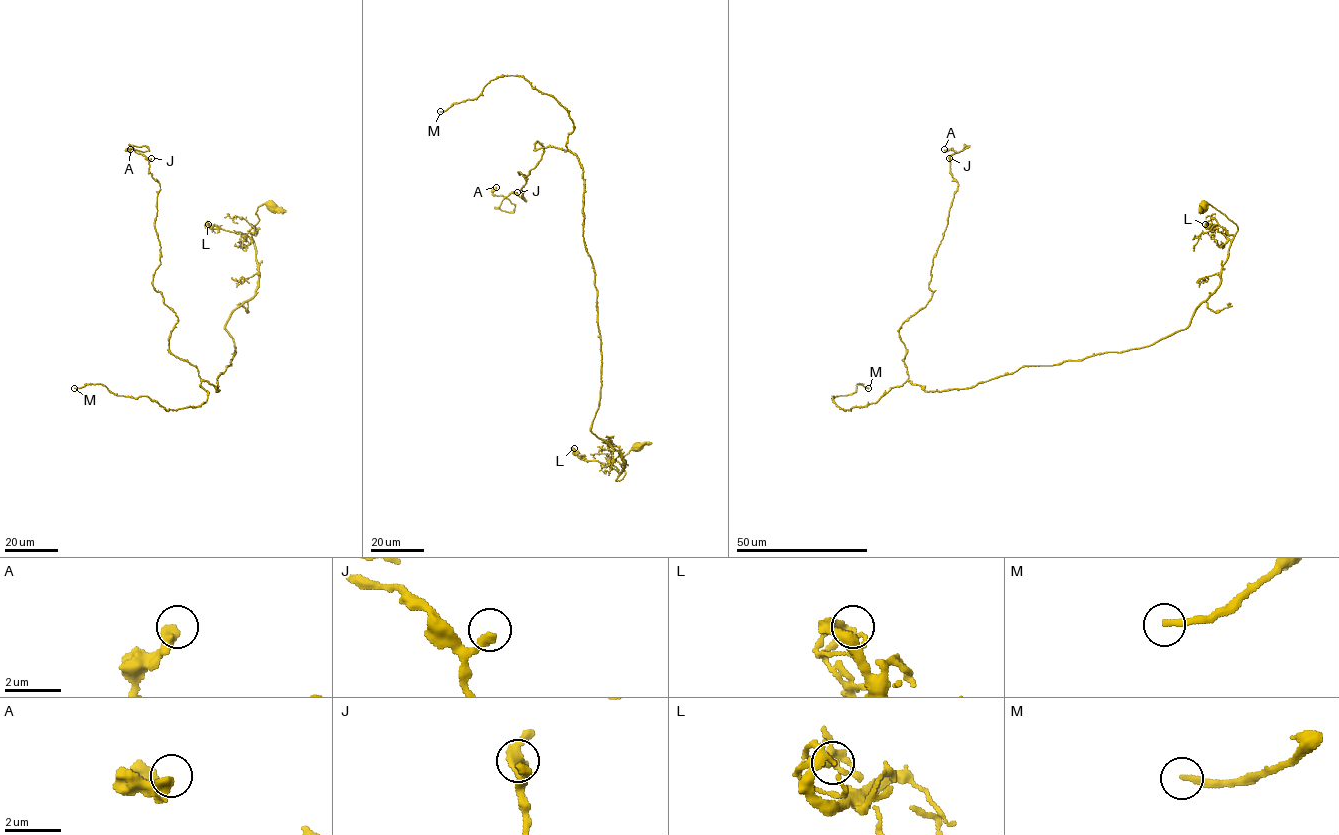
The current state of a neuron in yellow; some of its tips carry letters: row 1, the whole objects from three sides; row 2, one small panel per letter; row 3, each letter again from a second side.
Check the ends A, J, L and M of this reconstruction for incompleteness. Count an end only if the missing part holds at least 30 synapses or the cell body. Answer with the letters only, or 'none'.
M

